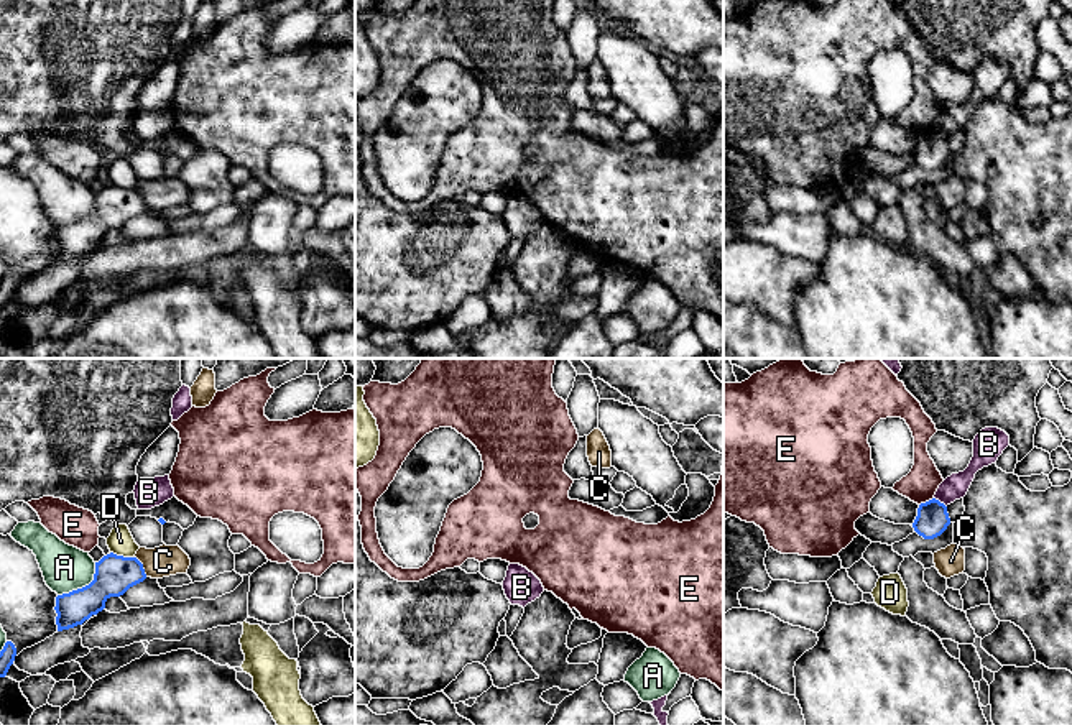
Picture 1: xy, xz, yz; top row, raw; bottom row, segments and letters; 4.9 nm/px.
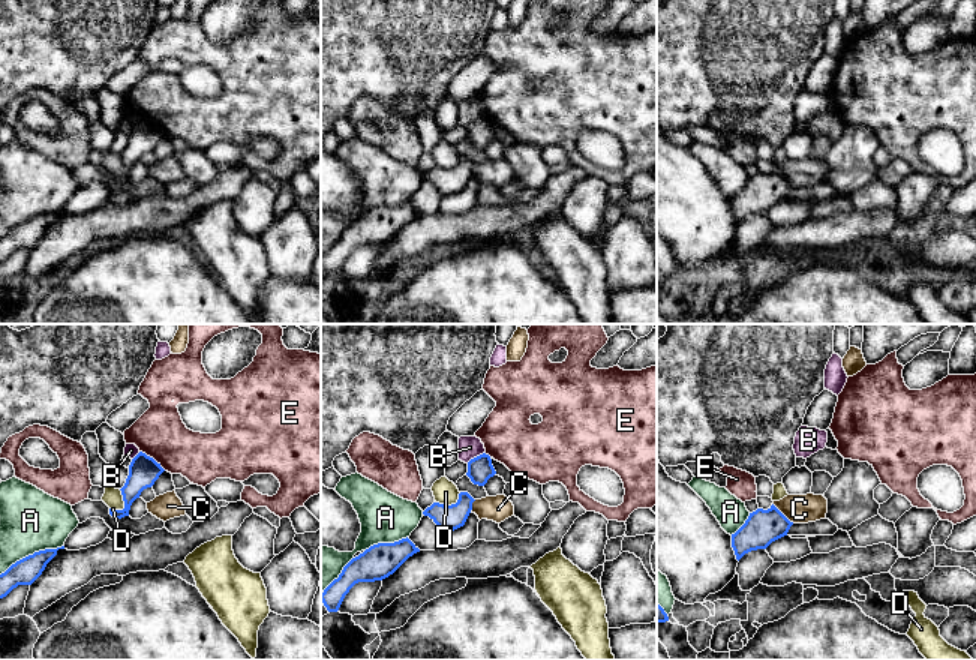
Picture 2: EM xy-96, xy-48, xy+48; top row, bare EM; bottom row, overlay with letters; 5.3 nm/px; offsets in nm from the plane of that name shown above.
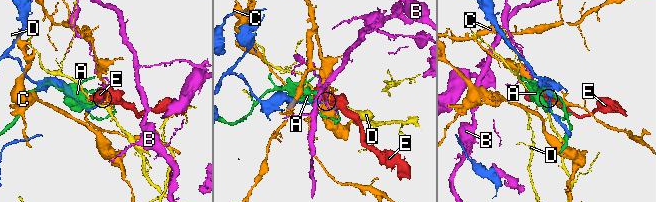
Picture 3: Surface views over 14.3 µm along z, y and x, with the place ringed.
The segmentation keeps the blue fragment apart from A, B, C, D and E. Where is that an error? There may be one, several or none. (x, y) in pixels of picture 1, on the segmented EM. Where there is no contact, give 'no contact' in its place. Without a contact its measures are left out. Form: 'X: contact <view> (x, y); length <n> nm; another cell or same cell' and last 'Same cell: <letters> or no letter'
A: contact xy (83, 587); length 260 nm; another cell
B: contact yz (939, 502); length 80 nm; another cell
C: contact xy (142, 566); length 120 nm; another cell
D: contact xy (122, 556); length 120 nm; another cell
E: contact yz (926, 502); length 80 nm; another cell
Same cell: no letter

